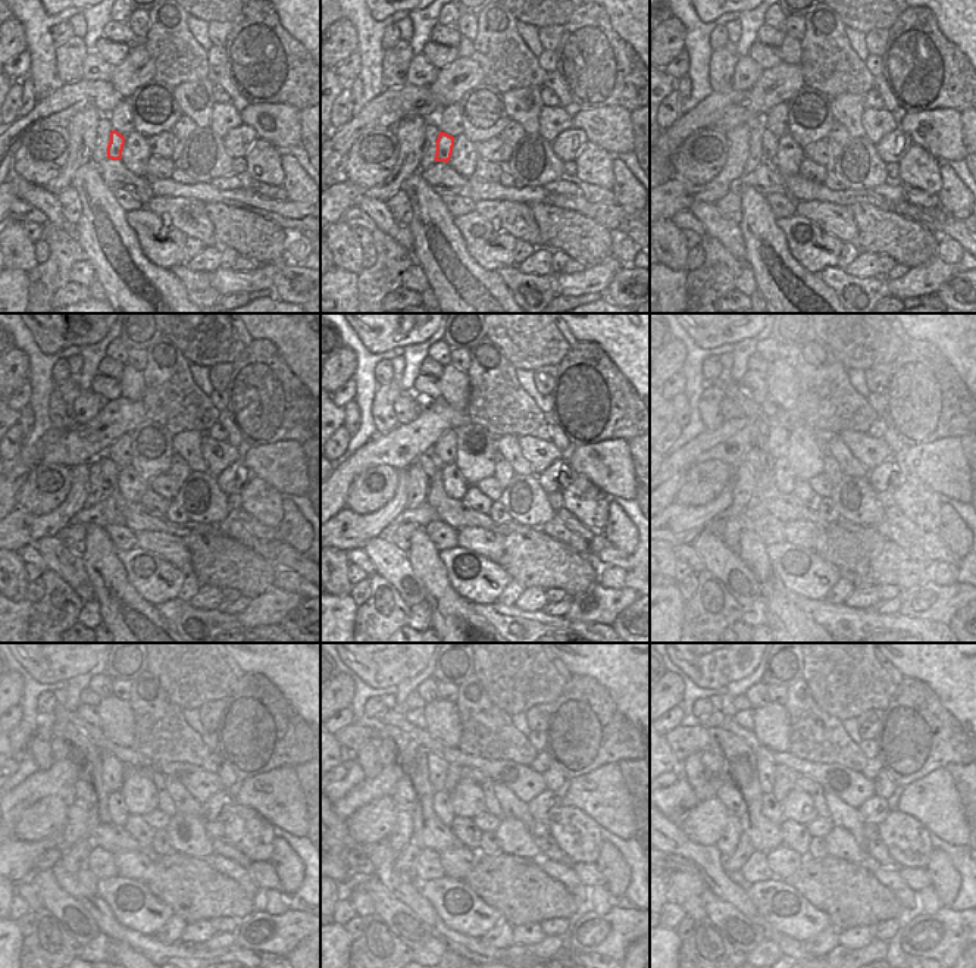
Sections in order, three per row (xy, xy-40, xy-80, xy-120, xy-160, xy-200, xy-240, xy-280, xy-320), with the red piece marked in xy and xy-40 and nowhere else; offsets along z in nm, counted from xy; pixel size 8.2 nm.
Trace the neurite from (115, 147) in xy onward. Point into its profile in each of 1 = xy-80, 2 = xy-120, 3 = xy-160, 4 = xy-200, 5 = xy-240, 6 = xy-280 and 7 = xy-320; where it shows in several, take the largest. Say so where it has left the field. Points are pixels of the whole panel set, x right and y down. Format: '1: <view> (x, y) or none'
1: xy-80 (769, 140)
2: xy-120 (109, 471)
3: xy-160 (429, 462)
4: xy-200 (756, 461)
5: xy-240 (84, 790)
6: xy-280 (404, 798)
7: xy-320 (731, 798)

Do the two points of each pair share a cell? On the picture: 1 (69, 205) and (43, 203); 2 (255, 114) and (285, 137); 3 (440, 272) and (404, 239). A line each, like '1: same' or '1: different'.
1: different
2: same
3: different

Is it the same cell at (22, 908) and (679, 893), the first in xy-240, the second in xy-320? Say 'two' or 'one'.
two

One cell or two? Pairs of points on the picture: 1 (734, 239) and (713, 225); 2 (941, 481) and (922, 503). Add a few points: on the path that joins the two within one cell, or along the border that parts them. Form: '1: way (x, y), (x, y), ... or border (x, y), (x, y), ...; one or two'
1: way (729, 236), (718, 227); one
2: border (903, 472), (917, 477), (939, 496); two

